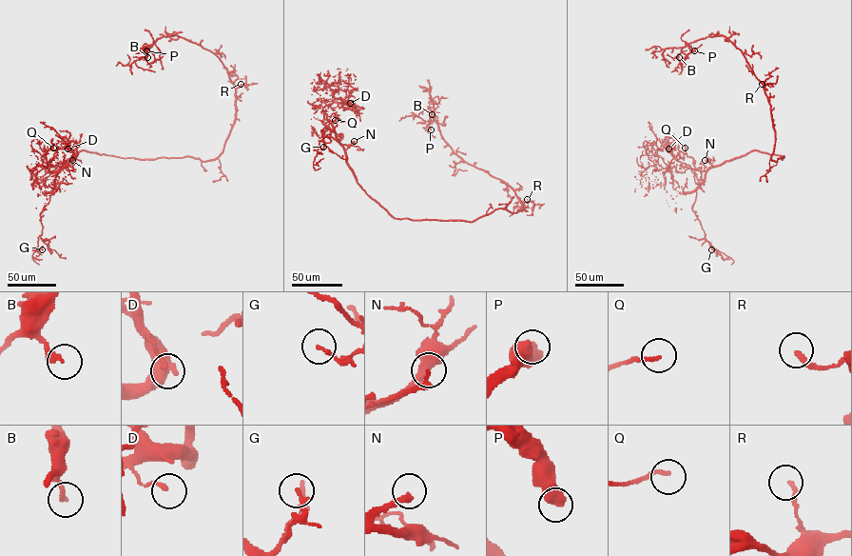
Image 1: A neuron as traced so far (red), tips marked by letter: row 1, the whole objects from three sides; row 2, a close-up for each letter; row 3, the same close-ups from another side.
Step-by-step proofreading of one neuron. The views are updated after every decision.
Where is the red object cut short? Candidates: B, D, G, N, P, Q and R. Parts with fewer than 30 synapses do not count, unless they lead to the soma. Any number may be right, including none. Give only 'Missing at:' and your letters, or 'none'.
Missing at: N, Q

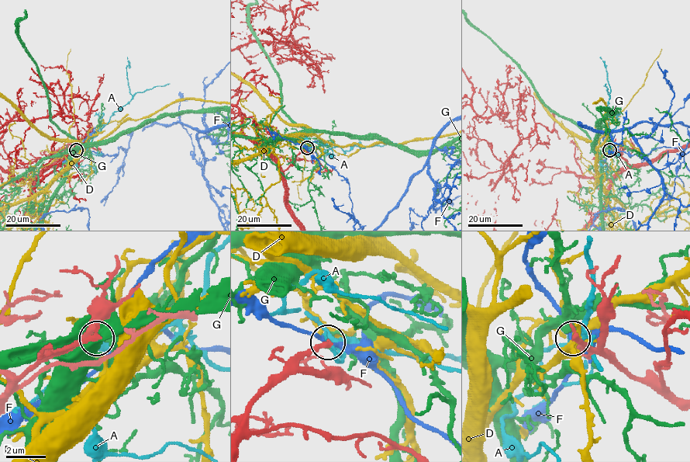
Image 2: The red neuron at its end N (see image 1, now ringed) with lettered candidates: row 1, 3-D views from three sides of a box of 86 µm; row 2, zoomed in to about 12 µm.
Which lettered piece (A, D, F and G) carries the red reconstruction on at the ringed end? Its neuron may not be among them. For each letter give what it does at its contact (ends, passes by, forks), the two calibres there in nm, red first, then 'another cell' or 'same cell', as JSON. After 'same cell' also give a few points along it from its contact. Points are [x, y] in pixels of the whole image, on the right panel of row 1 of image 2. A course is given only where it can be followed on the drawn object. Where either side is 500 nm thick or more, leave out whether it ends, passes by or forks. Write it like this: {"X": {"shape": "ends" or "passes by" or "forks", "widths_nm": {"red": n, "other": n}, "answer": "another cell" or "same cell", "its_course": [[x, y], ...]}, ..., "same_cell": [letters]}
{"A": {"shape": "forks", "widths_nm": {"red": 280, "other": 300}, "answer": "same cell"}, "D": {"shape": "forks", "widths_nm": {"red": 240, "other": 260}, "answer": "another cell"}, "F": {"shape": "ends", "widths_nm": {"red": 280, "other": 190}, "answer": "another cell"}, "G": {"shape": "forks", "widths_nm": {"red": 240, "other": 110}, "answer": "another cell"}, "same_cell": ["A"]}

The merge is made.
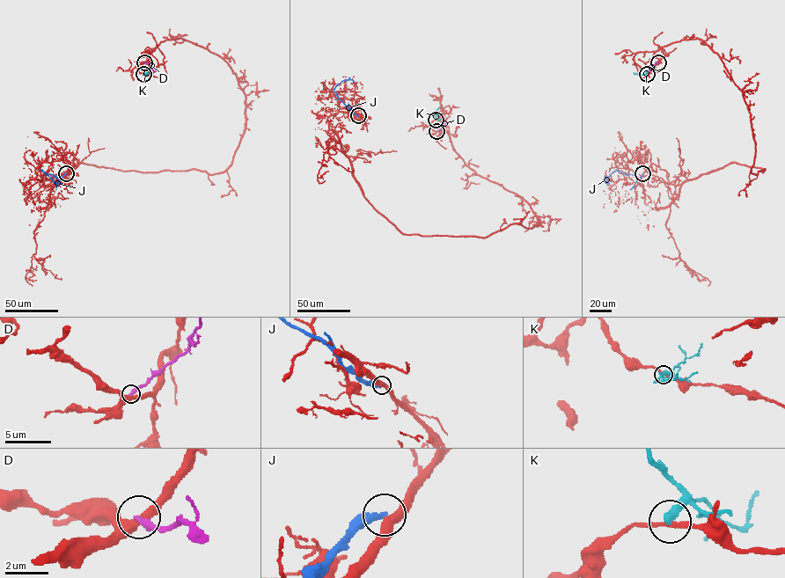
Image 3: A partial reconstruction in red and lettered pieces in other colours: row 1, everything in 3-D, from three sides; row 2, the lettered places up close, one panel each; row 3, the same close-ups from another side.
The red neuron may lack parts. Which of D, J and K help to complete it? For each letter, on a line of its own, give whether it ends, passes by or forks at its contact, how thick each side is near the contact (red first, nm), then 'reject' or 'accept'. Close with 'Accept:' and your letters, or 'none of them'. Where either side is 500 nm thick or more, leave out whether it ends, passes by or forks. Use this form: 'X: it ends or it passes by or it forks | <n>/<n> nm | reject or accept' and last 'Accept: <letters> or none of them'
D: it ends | 400/340 nm | reject
J: it ends | 400/380 nm | reject
K: it ends | 200/400 nm | reject
Accept: none of them

